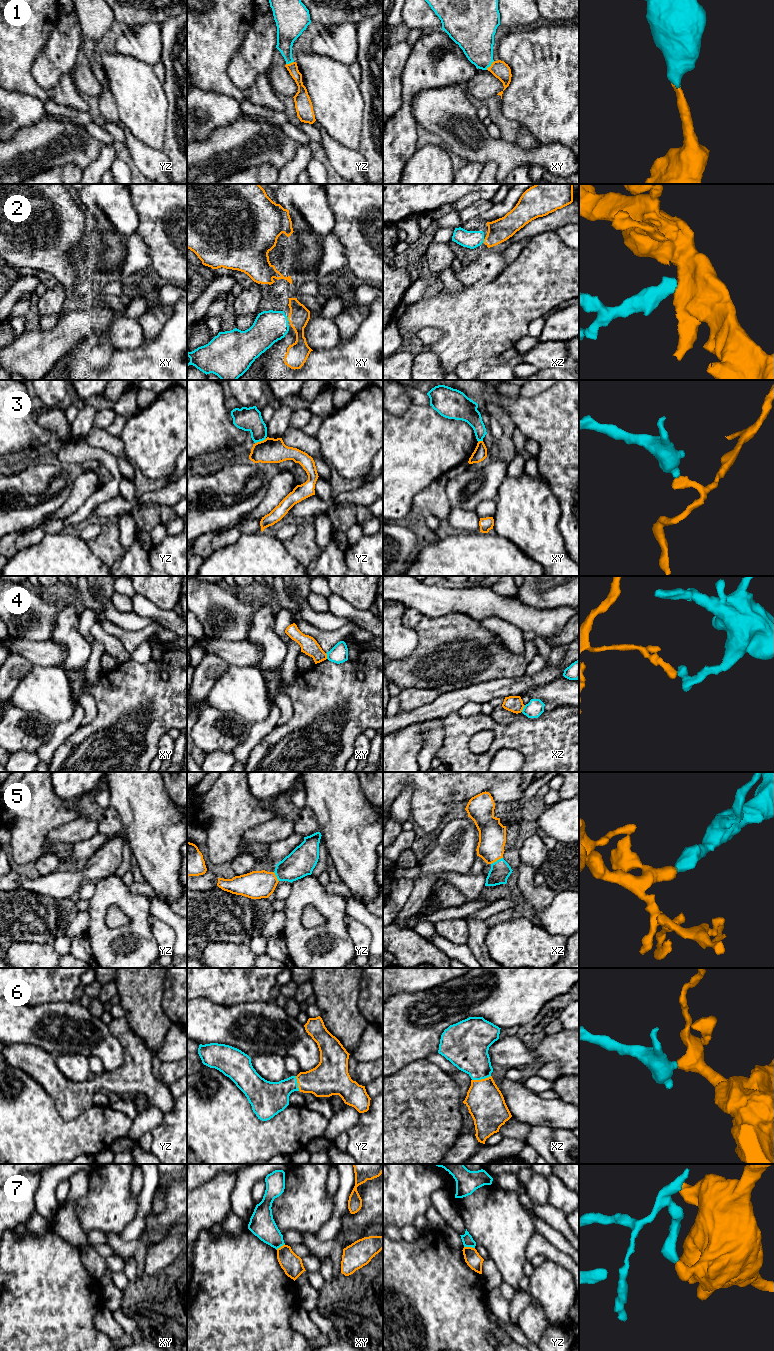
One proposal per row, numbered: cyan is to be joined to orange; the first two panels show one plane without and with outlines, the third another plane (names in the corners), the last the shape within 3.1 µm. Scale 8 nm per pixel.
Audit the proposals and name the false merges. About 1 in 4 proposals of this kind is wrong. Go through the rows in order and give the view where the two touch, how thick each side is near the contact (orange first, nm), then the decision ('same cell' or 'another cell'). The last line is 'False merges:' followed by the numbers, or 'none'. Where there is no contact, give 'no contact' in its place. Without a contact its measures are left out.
1: contact in xy; calibres 140 and 280 nm; same cell
2: contact in xy; calibres 170 and 260 nm; same cell
3: contact in yz; calibres 200 and 190 nm; another cell
4: contact in xz; calibres 130 and 140 nm; another cell
5: contact in xz; calibres 220 and 160 nm; same cell
6: contact in xz; calibres 300 and 320 nm; same cell
7: contact in yz; calibres 120 and 90 nm; another cell
False merges: 3, 4, 7

